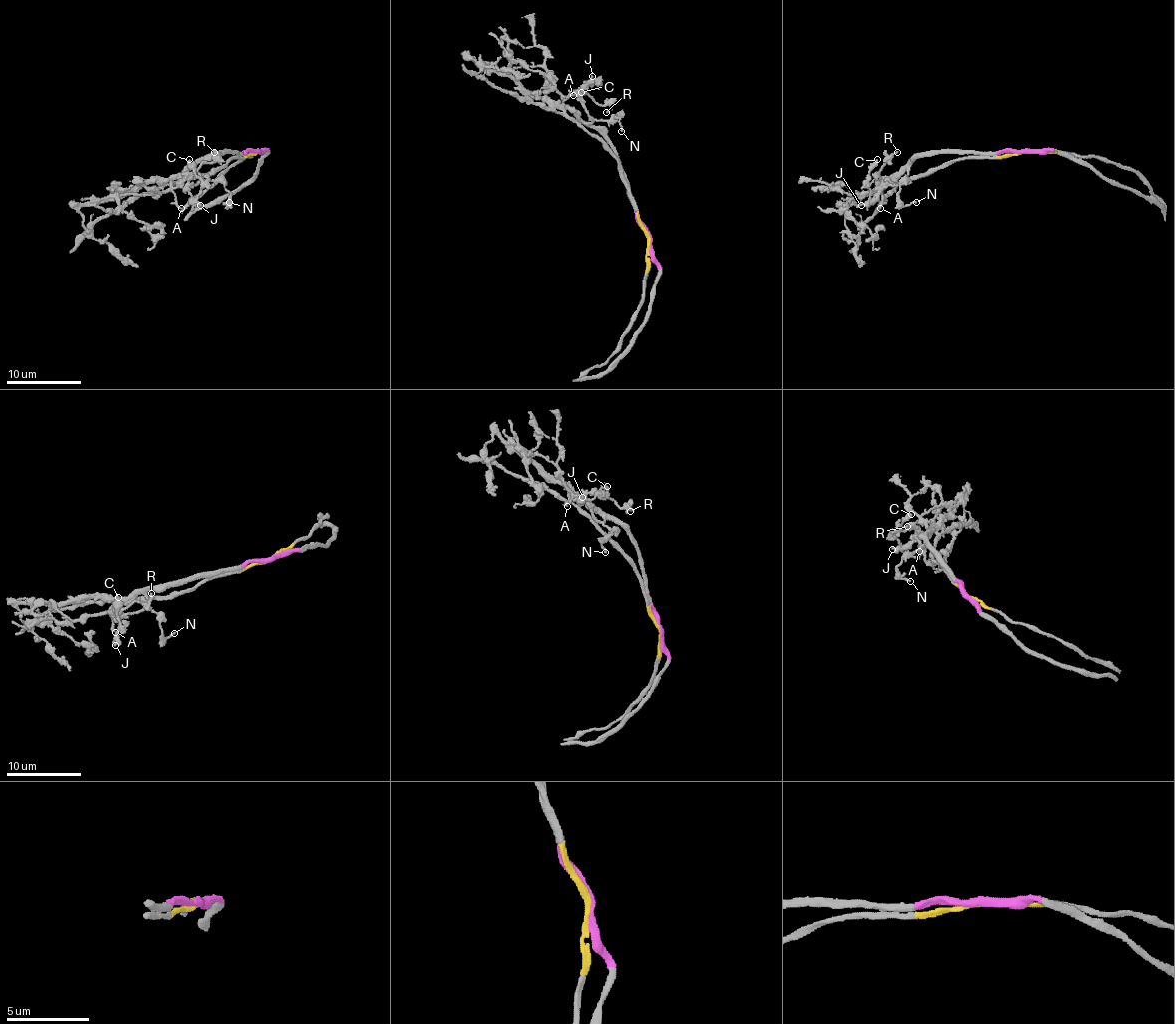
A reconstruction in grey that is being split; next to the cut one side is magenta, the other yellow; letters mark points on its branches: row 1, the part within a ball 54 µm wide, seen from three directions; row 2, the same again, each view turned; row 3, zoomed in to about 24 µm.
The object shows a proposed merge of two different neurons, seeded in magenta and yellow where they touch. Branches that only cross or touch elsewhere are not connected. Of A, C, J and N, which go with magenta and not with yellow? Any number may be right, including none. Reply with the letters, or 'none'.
C, J, N

